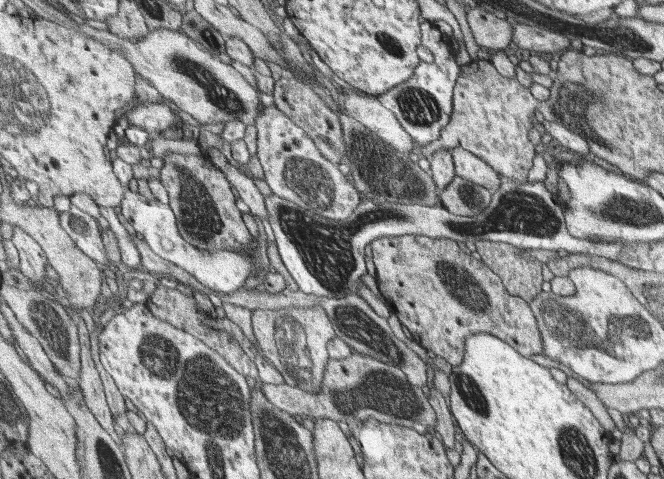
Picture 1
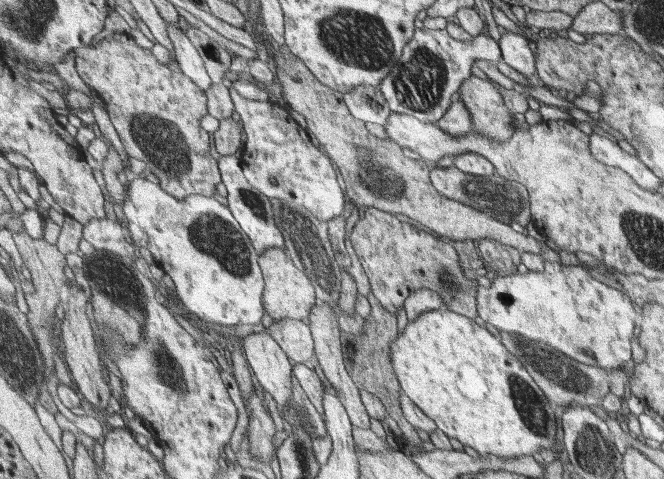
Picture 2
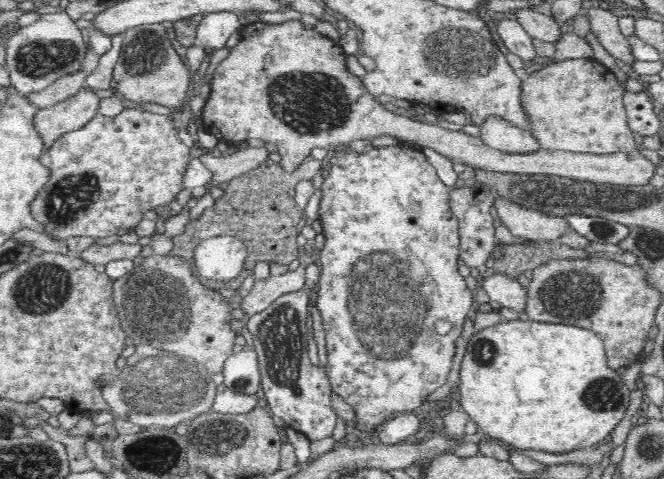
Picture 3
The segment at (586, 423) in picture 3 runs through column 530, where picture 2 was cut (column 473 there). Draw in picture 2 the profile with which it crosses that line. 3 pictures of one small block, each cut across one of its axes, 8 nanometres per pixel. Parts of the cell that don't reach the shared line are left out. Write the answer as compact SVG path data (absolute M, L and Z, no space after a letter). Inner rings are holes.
M448 309L425 312L419 319L408 321L405 330L390 343L390 350L393 370L402 390L447 436L472 447L480 456L495 454L503 459L519 459L539 454L543 448L551 449L558 443L560 409L547 400L523 362L475 320Z

